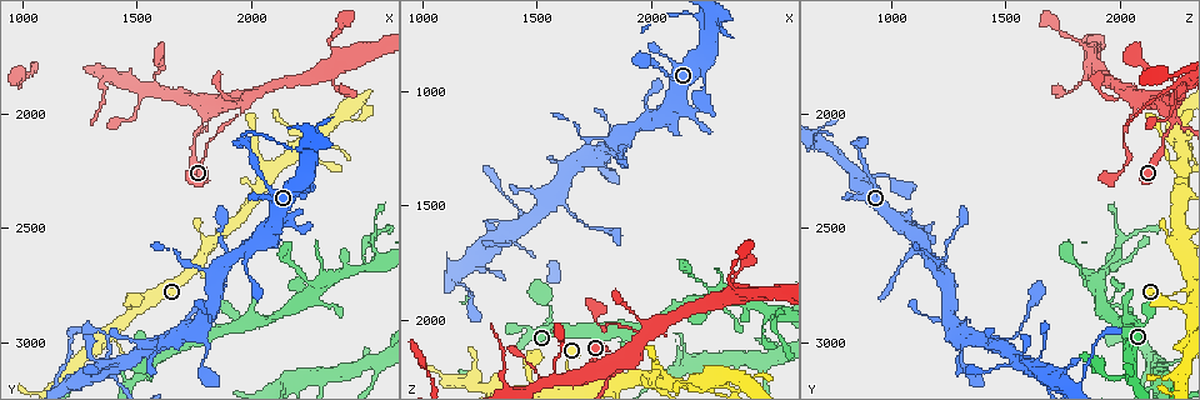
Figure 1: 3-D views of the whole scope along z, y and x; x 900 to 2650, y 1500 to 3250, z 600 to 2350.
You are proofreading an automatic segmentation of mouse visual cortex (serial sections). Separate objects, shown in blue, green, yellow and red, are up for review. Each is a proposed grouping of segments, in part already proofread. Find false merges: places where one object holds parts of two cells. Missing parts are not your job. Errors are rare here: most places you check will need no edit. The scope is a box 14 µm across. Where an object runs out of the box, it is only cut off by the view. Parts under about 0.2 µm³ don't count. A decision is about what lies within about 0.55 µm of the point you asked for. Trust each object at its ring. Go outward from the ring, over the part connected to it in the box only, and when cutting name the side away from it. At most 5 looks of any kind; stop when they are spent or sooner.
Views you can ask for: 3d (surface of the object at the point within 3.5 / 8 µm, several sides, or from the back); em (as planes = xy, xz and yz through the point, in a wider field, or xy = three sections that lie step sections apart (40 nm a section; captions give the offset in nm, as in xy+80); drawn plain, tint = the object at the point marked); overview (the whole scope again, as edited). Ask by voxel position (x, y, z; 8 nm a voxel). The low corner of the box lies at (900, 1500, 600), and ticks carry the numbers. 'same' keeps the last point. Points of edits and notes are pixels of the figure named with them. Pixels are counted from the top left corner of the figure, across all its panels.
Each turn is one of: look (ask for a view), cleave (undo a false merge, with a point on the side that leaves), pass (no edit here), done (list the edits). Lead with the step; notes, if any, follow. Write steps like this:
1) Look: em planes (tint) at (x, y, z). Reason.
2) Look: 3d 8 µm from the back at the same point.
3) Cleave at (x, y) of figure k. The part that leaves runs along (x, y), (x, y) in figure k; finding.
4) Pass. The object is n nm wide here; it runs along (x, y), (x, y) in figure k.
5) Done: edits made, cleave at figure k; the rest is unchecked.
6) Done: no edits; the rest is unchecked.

Look: 3d 3.5 µm at (1760, 2080, 2210). A narrow waist.

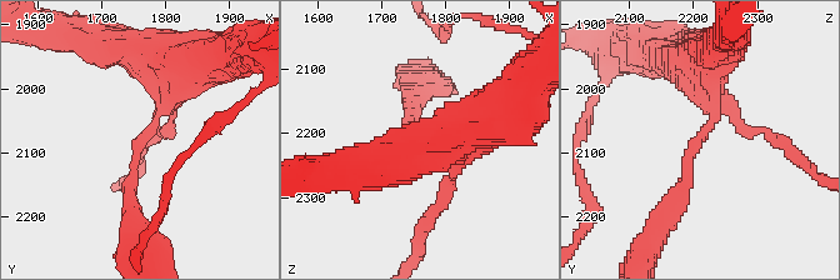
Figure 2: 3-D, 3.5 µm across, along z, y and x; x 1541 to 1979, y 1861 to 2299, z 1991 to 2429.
Look: em xy step 5 (tint) at (1755, 2090, 2205).

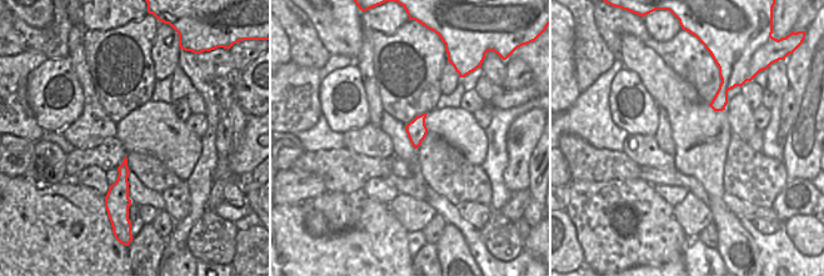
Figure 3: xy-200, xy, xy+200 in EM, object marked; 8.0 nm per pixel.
Pass. It runs along (663, 220), (714, 116), (708, 78) in figure 2; one cell here.

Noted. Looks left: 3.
Look: 3d 3.5 µm at (1650, 3010, 2060). Calibre changes.

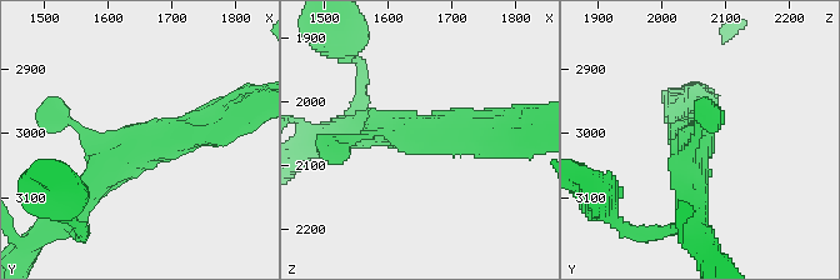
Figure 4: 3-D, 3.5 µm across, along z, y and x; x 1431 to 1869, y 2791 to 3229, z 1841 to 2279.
Look: em xy step 2 (tint) at (1645, 3020, 2055). Now the EM.

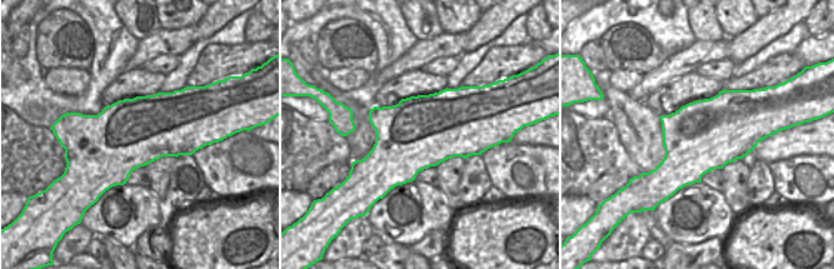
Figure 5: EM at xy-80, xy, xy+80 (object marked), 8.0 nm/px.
Pass. It runs along (353, 141), (383, 125), (498, 135) in figure 4; continuous, no second cell.

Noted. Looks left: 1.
Done: no edits; the rest is unchecked.

